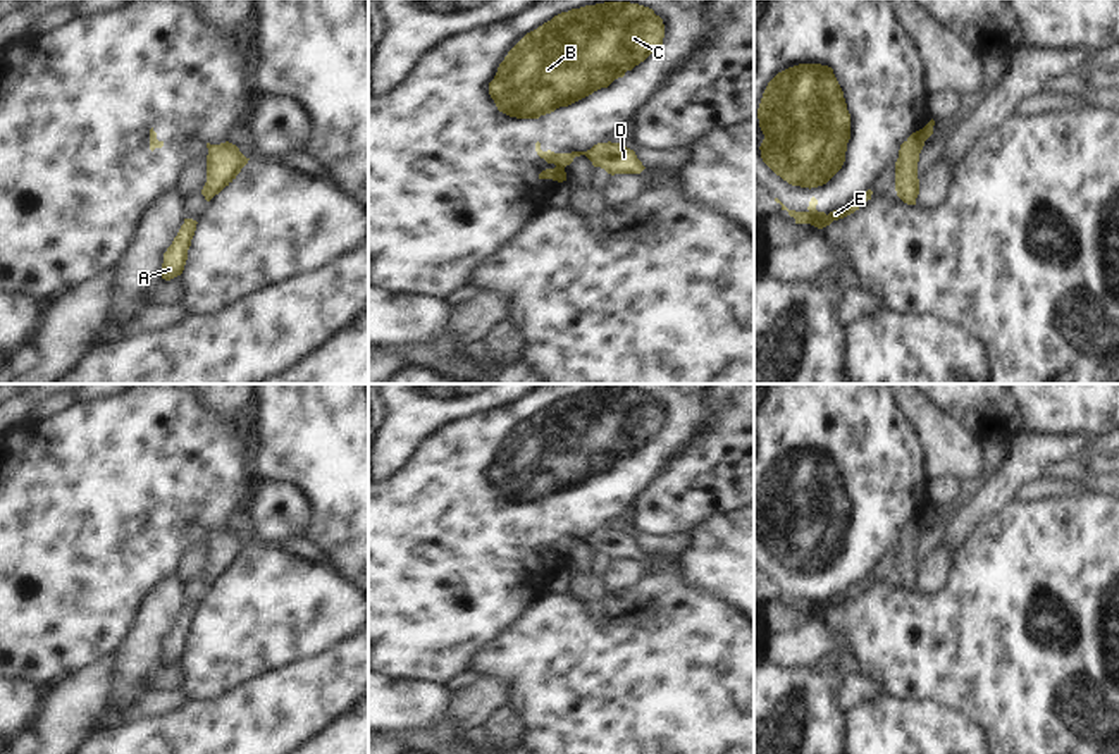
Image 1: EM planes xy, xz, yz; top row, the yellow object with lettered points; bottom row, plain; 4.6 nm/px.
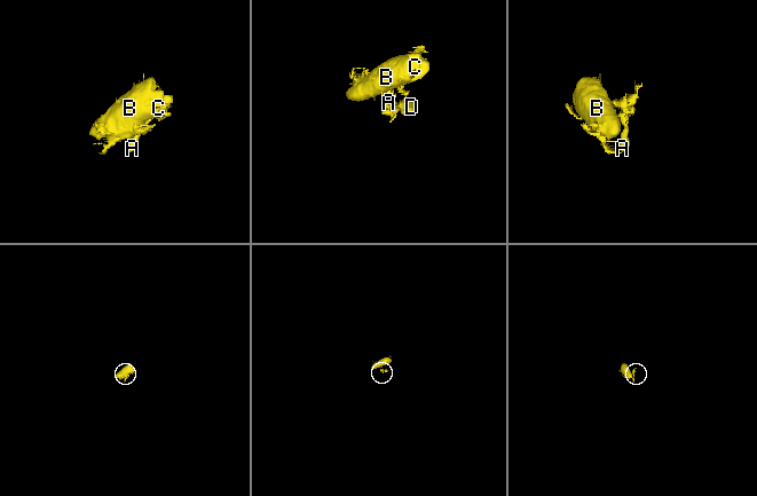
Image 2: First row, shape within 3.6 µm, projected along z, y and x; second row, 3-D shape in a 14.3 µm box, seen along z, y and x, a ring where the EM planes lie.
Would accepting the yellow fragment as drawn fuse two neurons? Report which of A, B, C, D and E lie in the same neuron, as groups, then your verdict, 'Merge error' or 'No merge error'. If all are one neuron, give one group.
Groups: A D / B C E. Merge error

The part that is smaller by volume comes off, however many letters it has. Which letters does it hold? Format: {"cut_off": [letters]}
{"cut_off": ["A", "D"]}

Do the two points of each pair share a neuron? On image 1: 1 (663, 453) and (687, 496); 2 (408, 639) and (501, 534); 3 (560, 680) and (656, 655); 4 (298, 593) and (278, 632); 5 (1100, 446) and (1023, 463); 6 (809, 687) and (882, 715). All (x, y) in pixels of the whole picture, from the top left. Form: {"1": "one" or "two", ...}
{"1": "two", "2": "one", "3": "one", "4": "one", "5": "two", "6": "two"}

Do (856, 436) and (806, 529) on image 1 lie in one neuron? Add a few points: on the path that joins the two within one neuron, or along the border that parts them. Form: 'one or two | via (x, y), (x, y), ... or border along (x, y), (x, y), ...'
one | via (839, 458), (837, 479), (816, 506)

